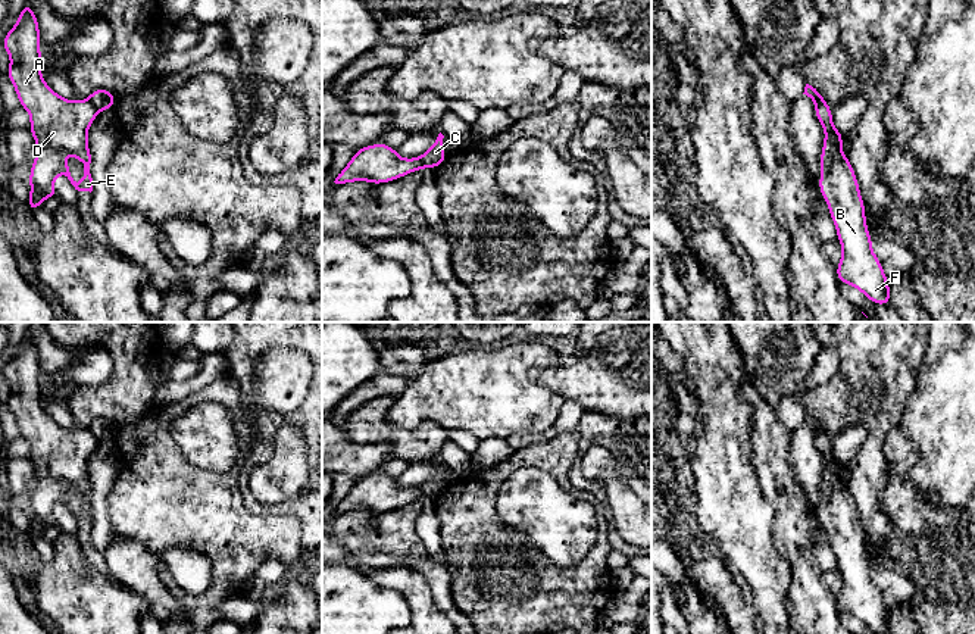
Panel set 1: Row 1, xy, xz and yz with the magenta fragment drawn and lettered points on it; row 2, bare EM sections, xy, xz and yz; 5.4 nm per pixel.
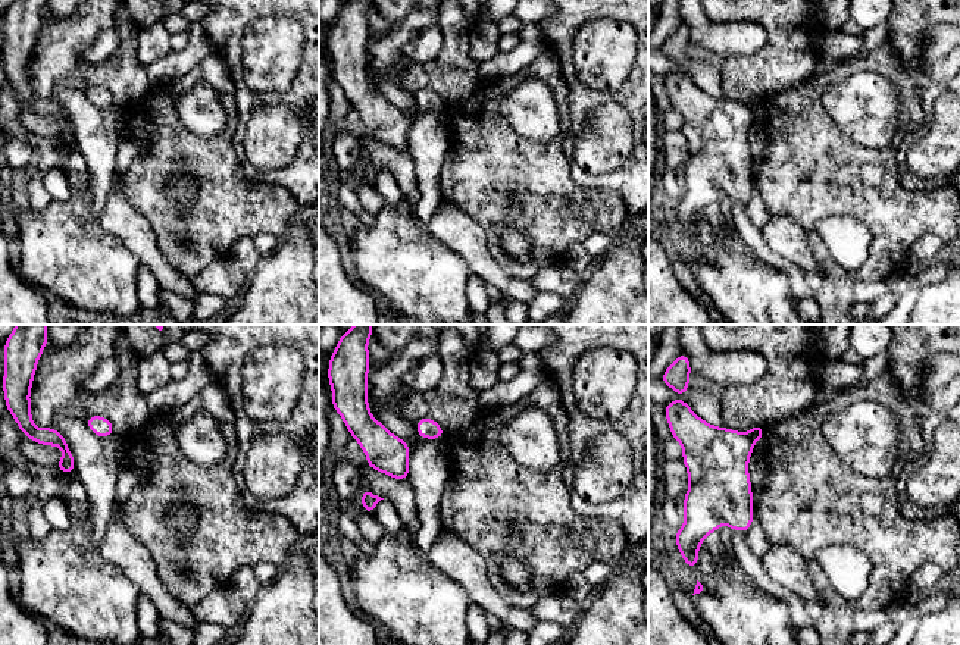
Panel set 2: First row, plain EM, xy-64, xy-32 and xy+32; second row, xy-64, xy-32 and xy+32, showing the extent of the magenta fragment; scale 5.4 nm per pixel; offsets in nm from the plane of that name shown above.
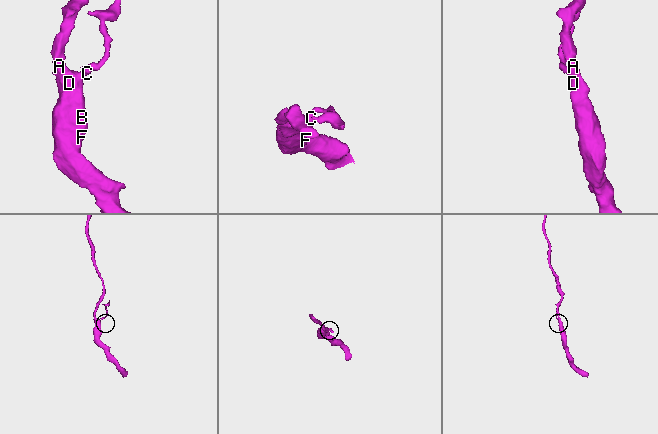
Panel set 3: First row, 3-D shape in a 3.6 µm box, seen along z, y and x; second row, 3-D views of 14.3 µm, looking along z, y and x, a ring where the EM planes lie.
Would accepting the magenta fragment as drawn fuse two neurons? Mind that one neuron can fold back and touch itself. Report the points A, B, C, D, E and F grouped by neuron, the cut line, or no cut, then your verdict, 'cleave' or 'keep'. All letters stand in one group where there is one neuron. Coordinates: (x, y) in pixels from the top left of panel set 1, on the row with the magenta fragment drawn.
groups A B D E F / C; cut xy (87, 99), (97, 111); cleave

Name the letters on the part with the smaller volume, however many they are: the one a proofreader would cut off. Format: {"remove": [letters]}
{"remove": ["C"]}

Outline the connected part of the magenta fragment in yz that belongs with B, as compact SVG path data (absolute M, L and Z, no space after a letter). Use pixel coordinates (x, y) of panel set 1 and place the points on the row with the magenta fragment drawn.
M826 101L816 104L815 113L825 131L819 191L826 200L837 228L837 238L843 247L837 279L853 285L875 304L891 306L890 281L871 247L874 238L866 228L859 182L851 163L841 152L844 135L835 129Z

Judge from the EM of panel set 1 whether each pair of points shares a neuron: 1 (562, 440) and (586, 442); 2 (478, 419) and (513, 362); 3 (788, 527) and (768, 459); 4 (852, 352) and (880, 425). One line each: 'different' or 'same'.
1: different
2: same
3: same
4: same

